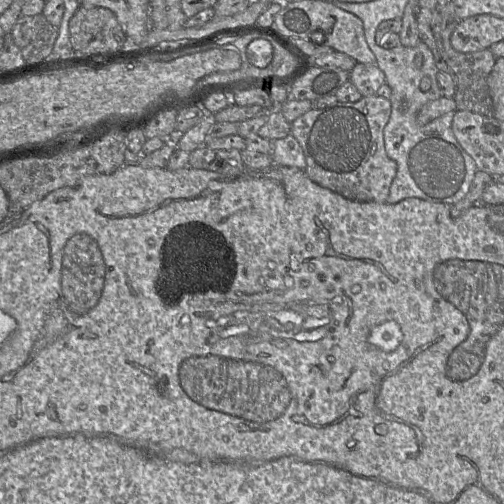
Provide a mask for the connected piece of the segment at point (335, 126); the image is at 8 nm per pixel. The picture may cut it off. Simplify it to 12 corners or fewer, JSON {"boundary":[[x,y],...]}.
{"boundary":[[390,100],[312,108],[291,124],[317,185],[385,203],[397,173]]}

